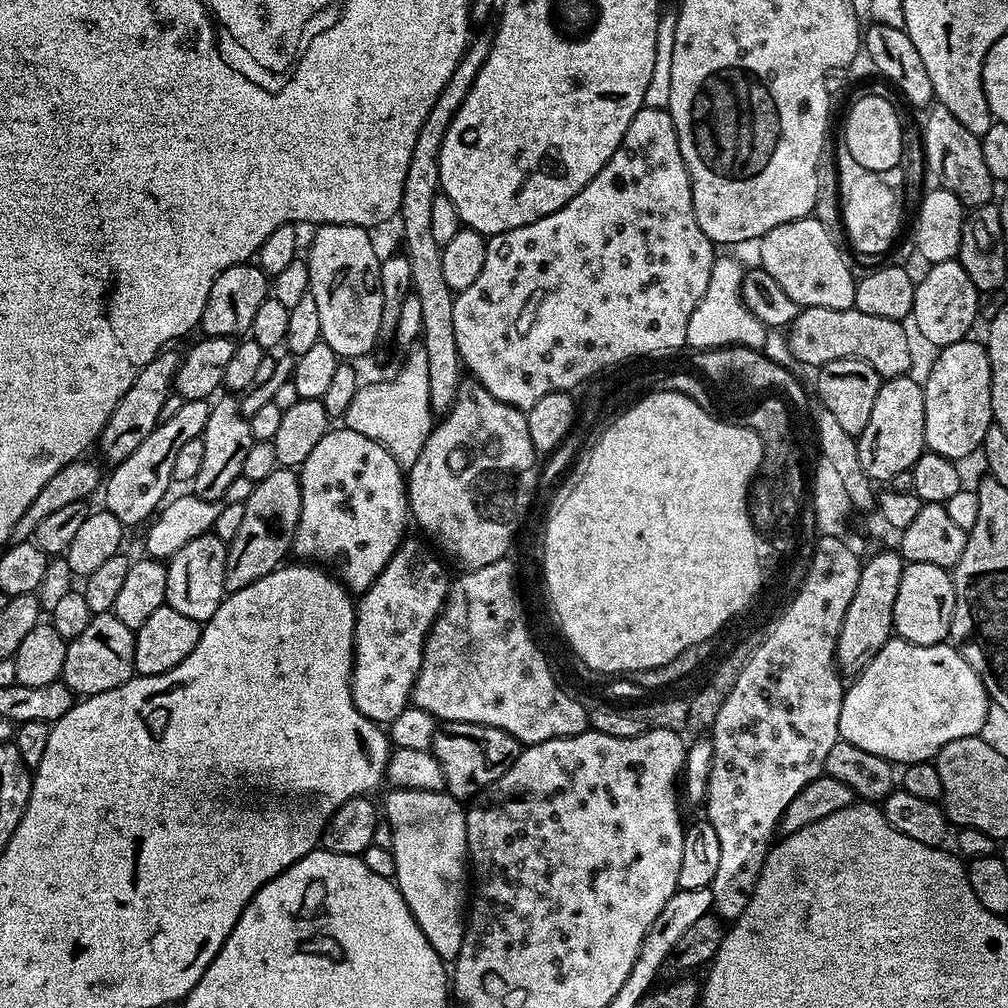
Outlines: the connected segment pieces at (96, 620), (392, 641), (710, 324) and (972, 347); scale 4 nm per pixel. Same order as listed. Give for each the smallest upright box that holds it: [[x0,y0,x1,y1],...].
[[60,611,136,698],[352,538,450,726],[686,255,766,350],[923,338,993,462]]

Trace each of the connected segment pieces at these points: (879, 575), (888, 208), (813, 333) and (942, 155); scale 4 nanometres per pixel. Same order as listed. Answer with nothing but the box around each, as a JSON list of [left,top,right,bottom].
[[836,550,905,677],[836,146,904,256],[787,306,912,378],[924,102,994,210]]

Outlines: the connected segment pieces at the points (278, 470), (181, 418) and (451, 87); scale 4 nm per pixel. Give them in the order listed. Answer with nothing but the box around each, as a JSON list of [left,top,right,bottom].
[[225,466,302,593],[102,399,211,528],[399,74,475,415]]

